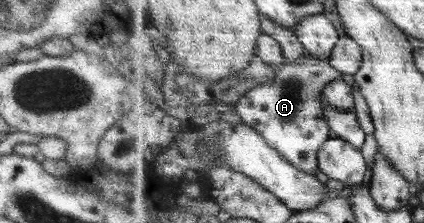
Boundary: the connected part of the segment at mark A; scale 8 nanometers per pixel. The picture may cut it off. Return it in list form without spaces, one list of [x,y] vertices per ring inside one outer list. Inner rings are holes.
[[[307,56],[276,66],[274,80],[256,86],[234,104],[244,124],[254,127],[282,156],[300,170],[315,175],[319,169],[318,151],[330,140],[328,118],[323,106],[325,88],[342,72],[329,60]]]

